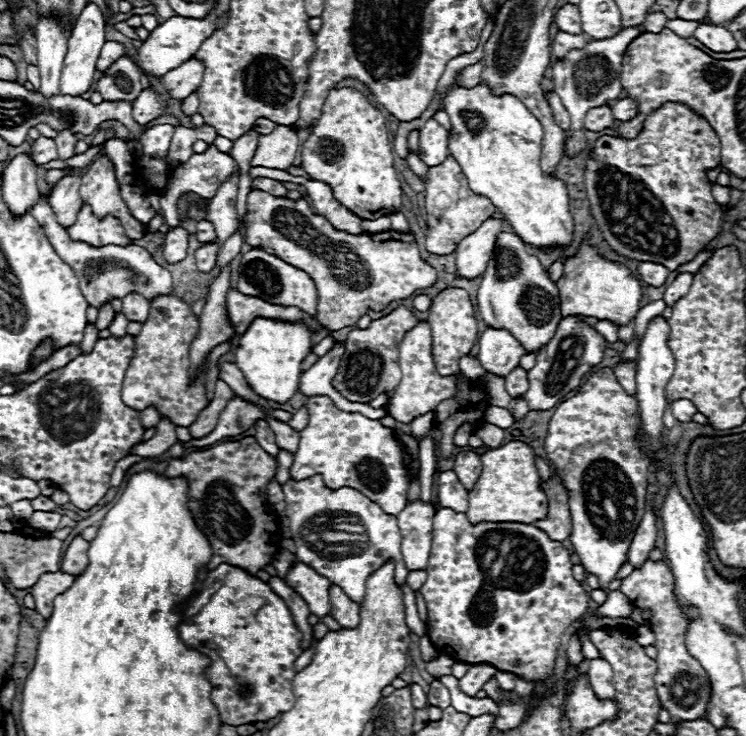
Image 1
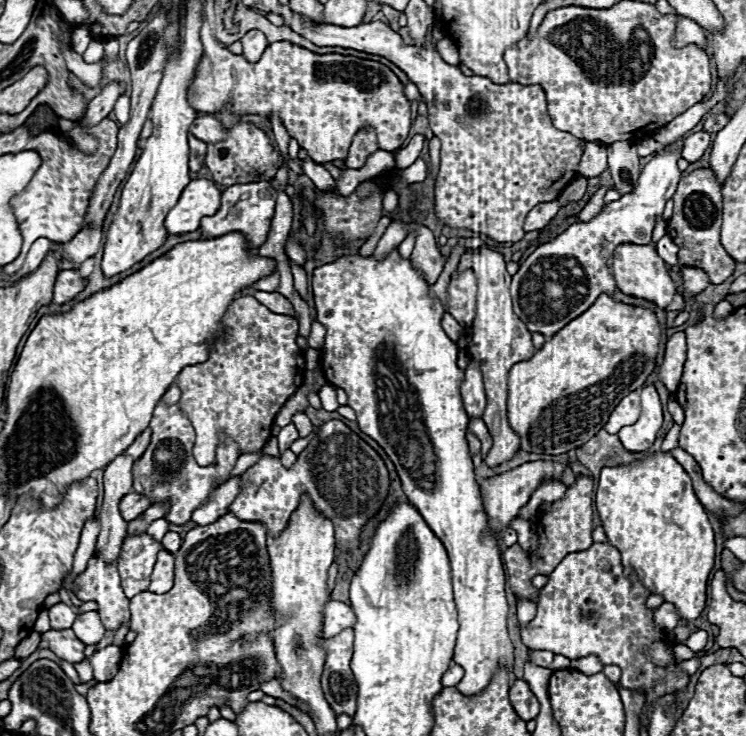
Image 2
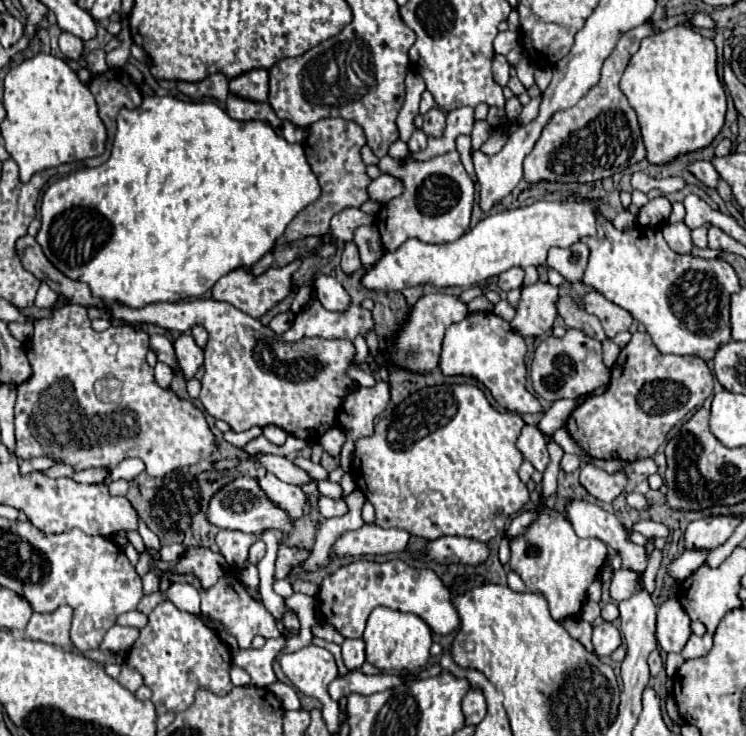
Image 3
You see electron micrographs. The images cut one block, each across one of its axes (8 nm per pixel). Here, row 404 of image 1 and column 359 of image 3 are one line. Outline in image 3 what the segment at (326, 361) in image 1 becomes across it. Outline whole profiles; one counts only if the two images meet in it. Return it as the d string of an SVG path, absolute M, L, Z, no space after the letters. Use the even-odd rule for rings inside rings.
M356 338L354 340L354 348L356 348L356 366L366 372L366 358L368 358L368 346L366 346L366 340L364 338Z

